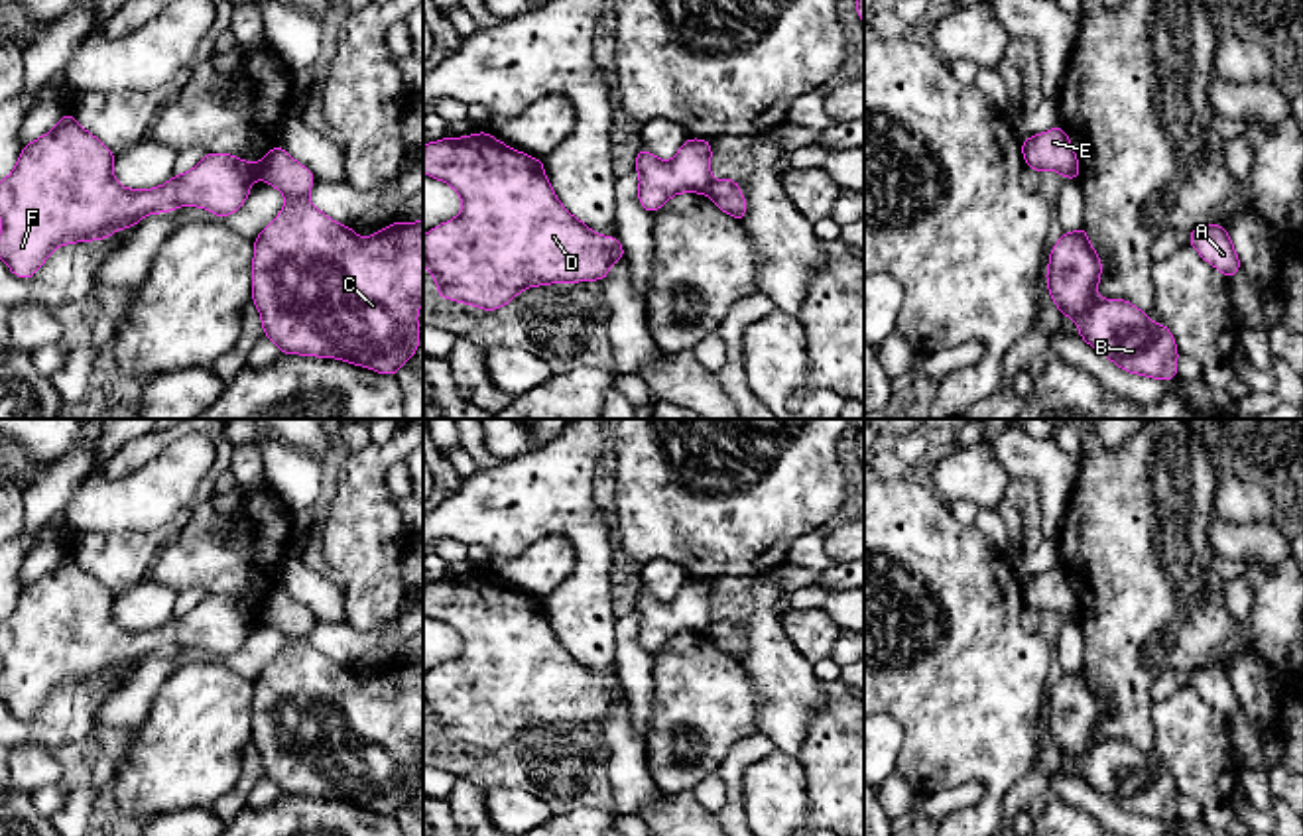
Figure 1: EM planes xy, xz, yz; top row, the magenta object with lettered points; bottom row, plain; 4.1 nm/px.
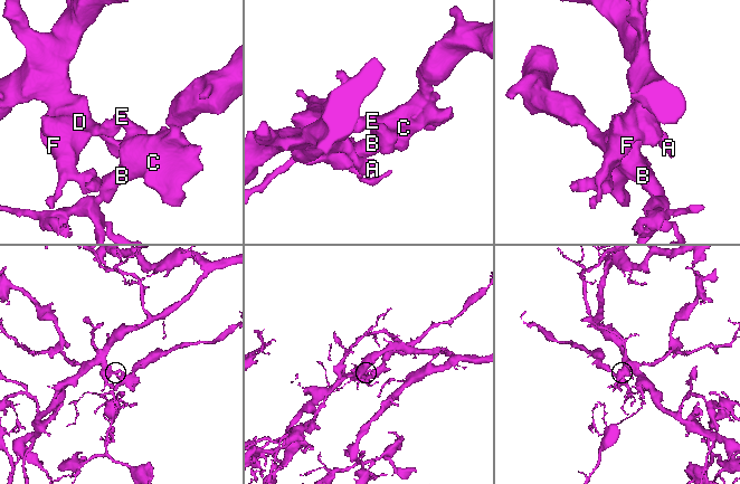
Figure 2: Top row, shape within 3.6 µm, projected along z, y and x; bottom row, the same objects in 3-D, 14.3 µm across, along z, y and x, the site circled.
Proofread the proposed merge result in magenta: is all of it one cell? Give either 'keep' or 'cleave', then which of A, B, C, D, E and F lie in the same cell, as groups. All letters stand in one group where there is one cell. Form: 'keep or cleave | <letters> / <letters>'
cleave | A D E F / B C

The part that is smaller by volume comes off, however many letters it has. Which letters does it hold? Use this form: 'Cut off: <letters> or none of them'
Cut off: B, C

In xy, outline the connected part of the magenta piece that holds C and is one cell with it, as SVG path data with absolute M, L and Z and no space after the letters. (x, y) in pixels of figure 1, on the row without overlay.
M274 586L266 600L262 620L285 635L283 651L254 681L252 742L264 767L281 795L339 799L378 814L396 816L413 799L419 787L417 749L423 744L423 661L396 661L368 679L354 675L315 649L307 635L315 616L297 604L281 586Z

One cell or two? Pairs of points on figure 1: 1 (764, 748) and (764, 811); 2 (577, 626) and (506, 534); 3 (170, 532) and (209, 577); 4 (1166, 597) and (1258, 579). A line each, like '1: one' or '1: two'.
1: two
2: one
3: two
4: two

